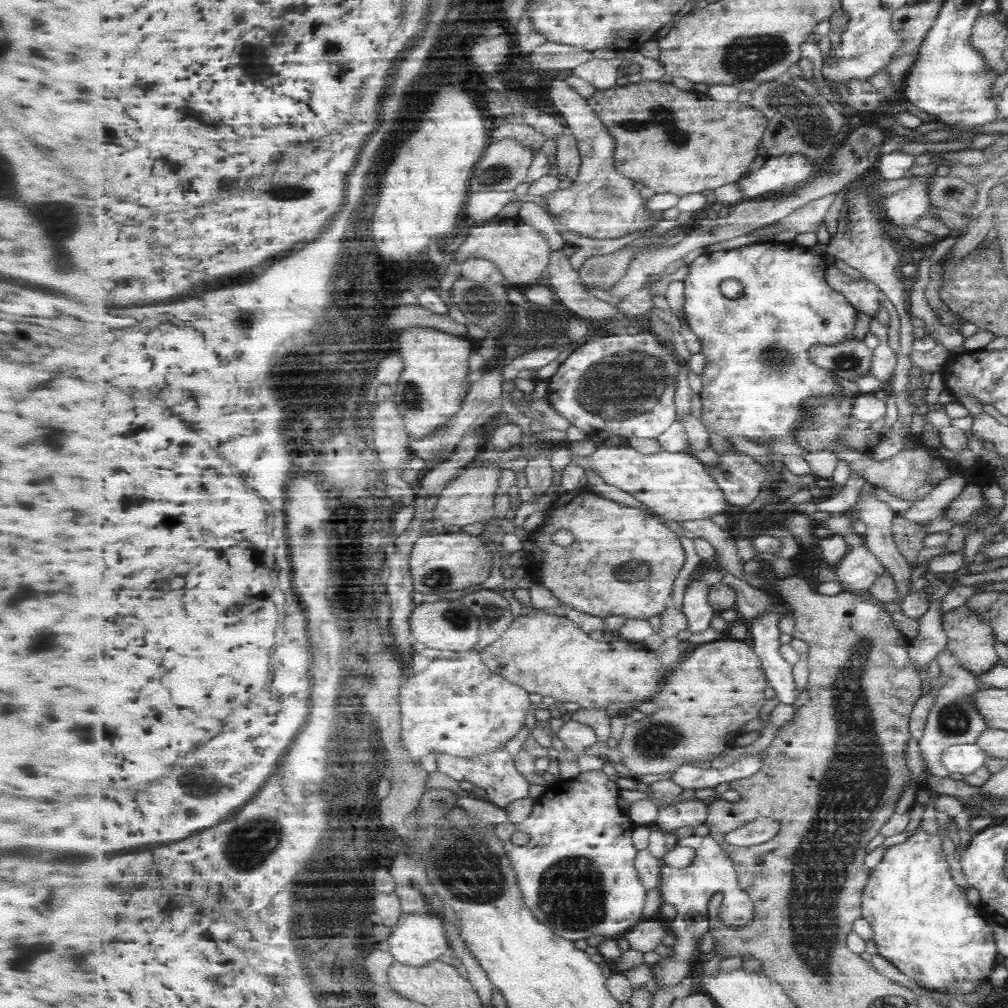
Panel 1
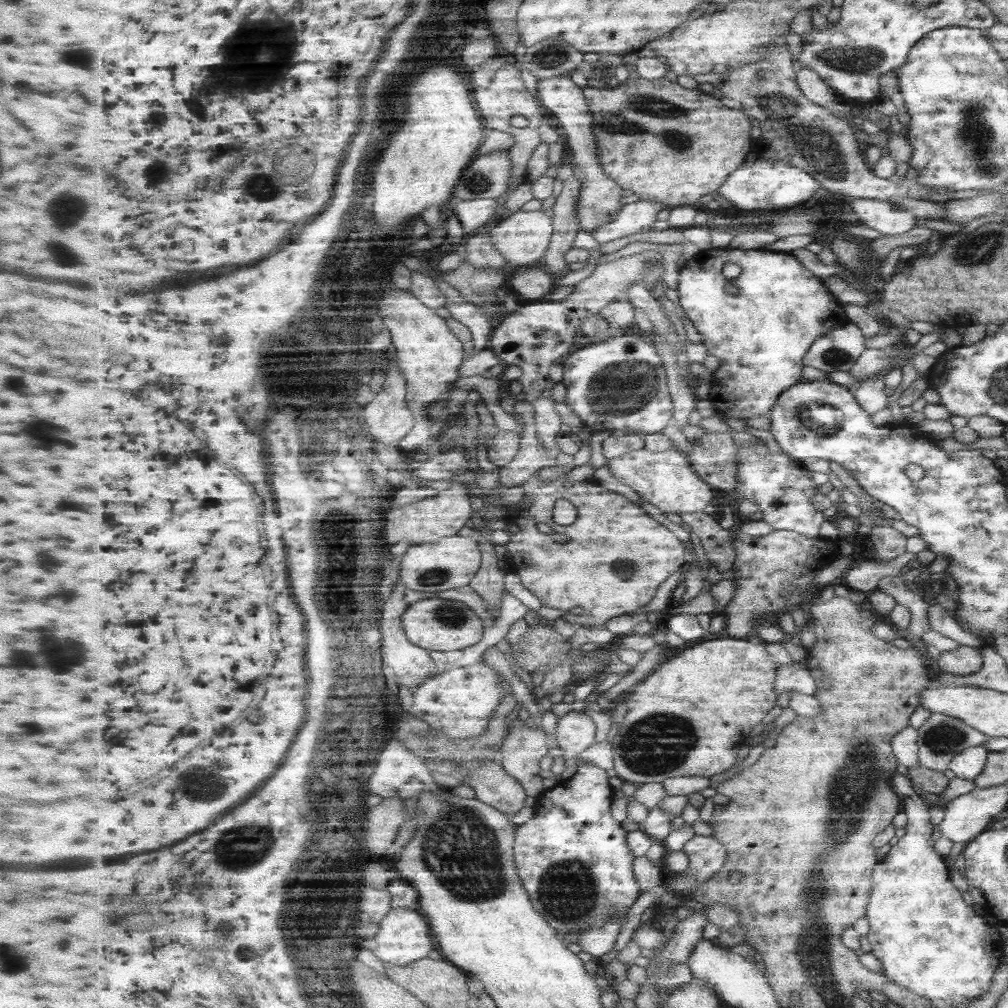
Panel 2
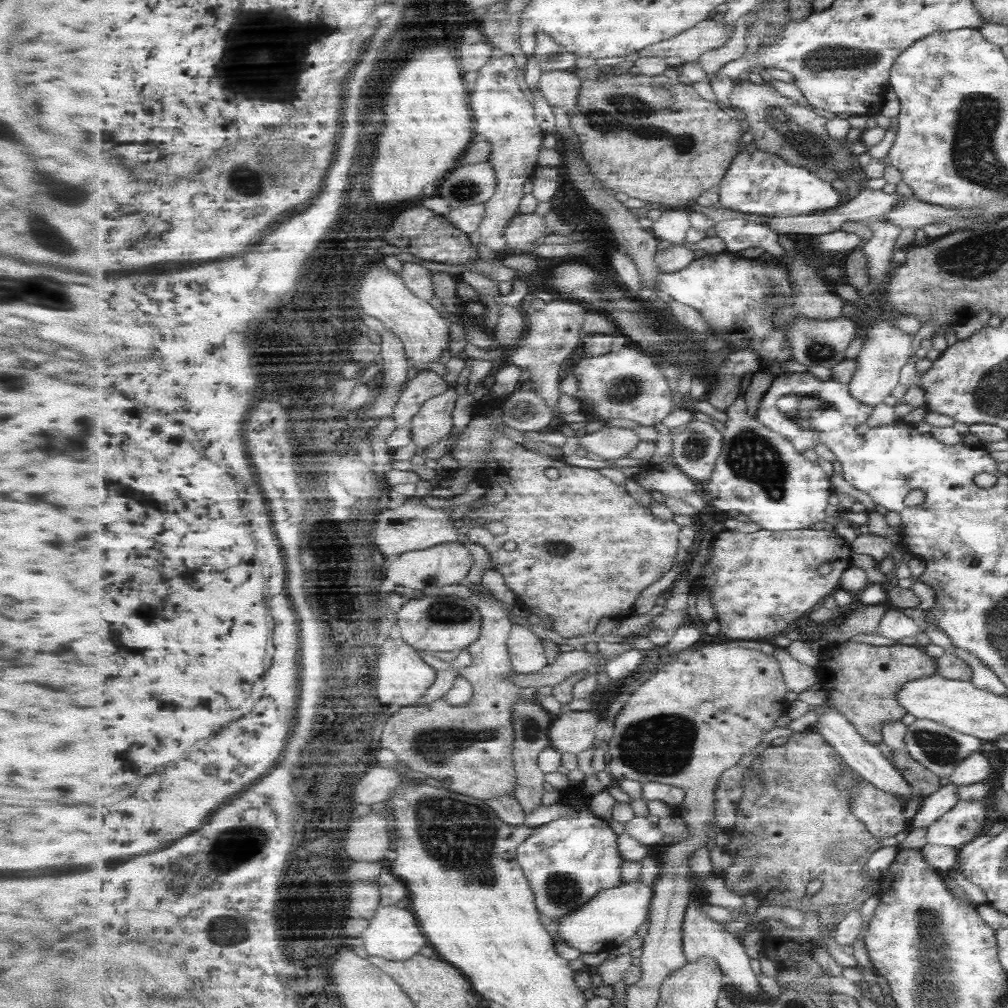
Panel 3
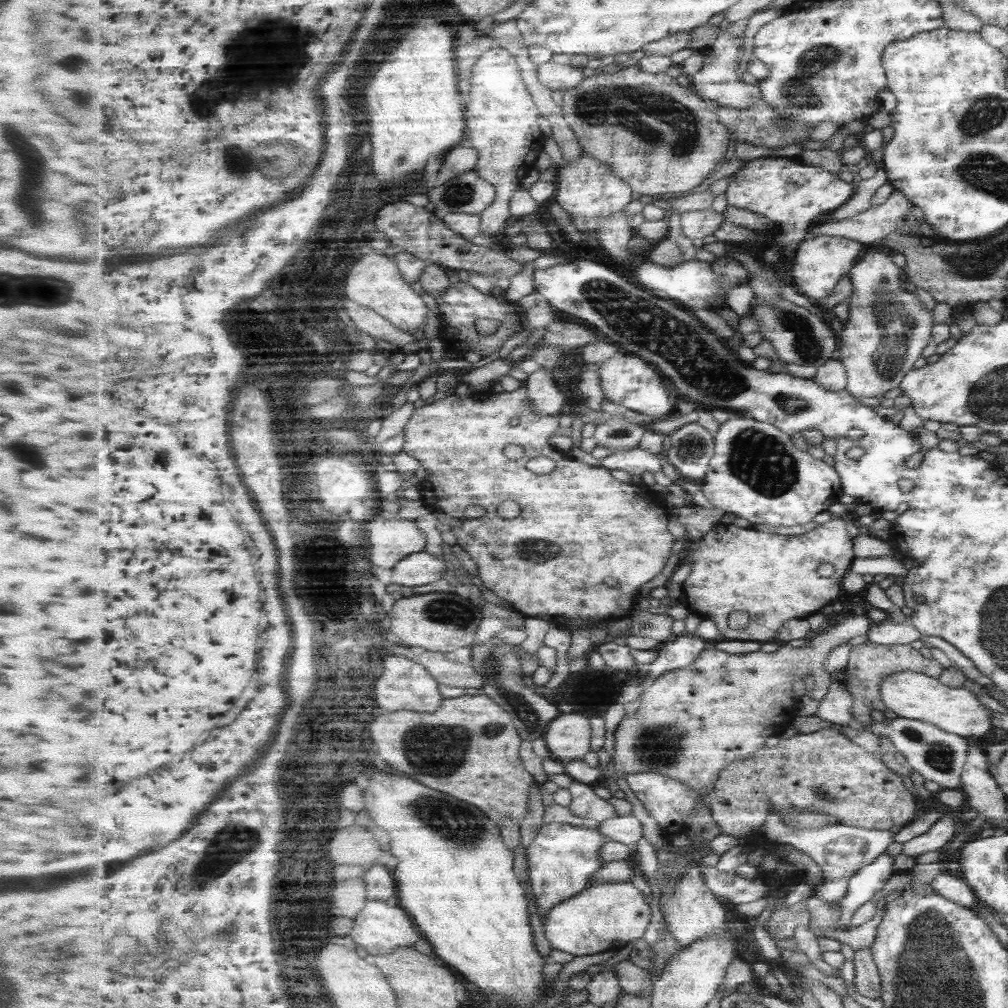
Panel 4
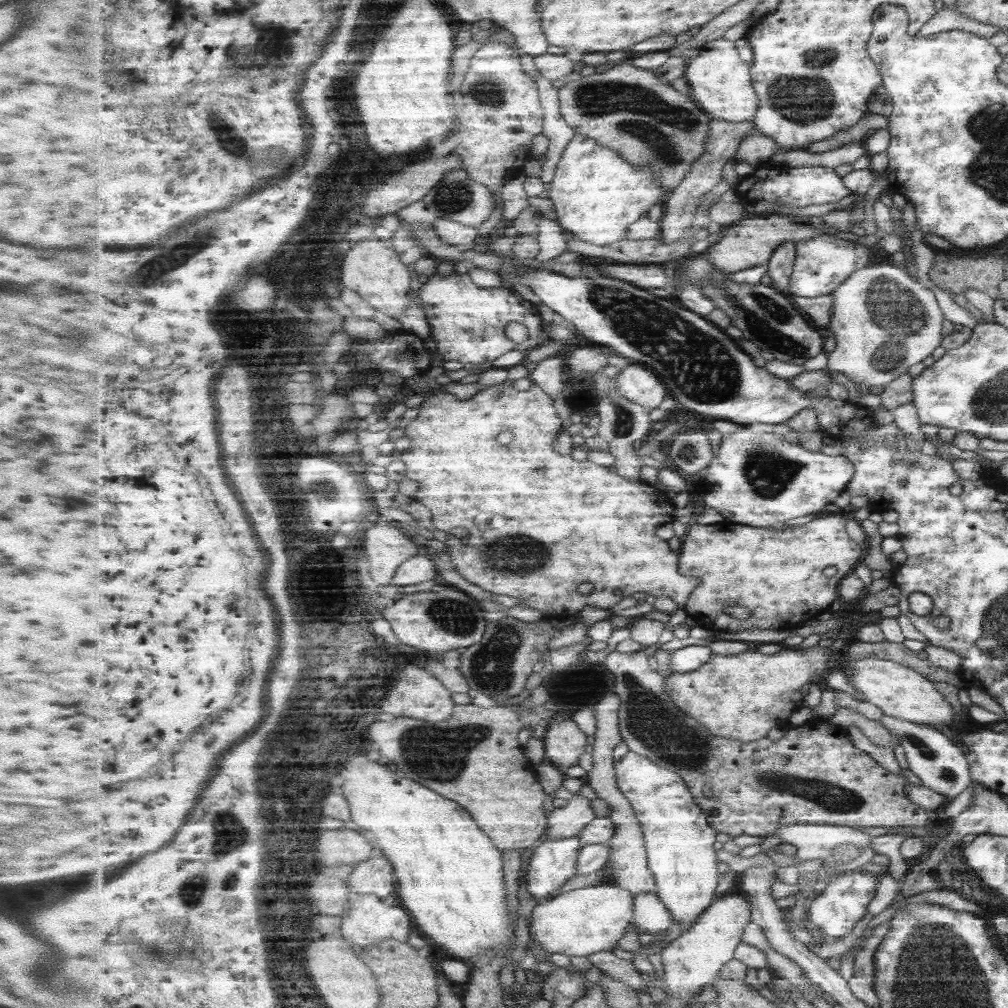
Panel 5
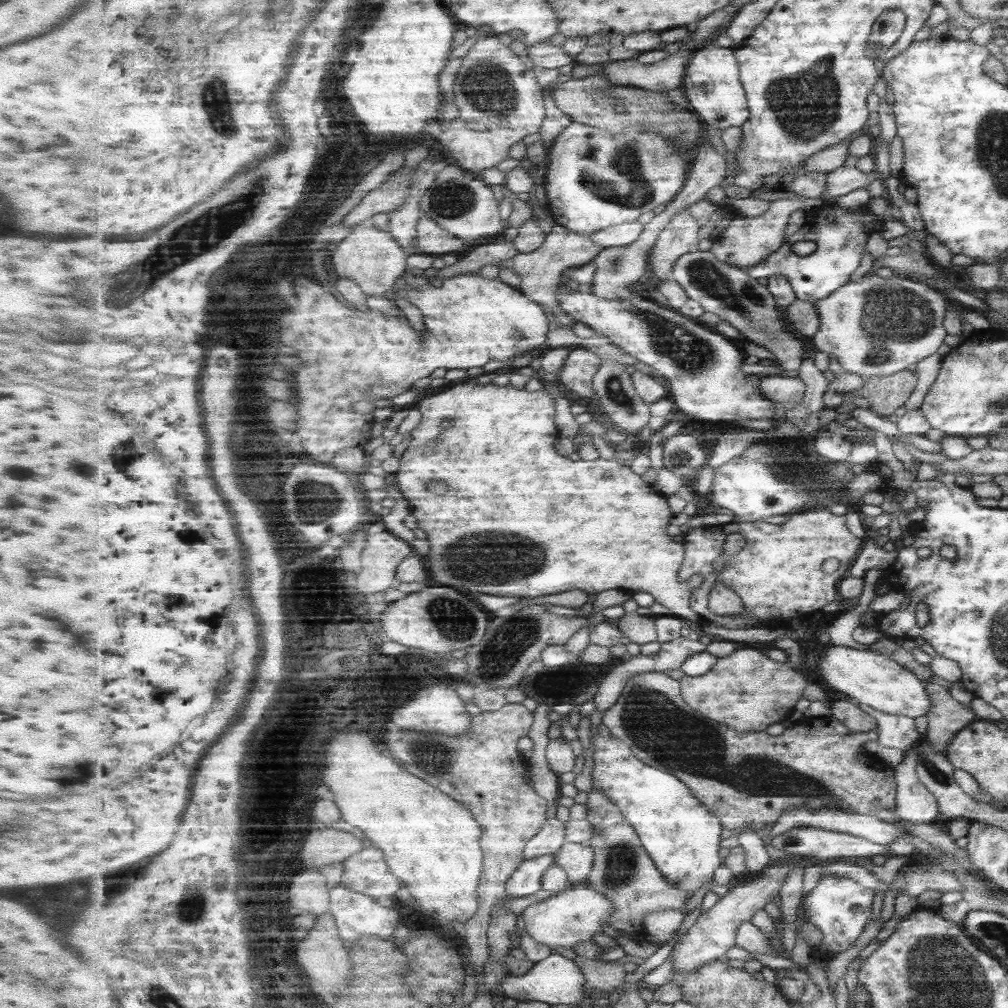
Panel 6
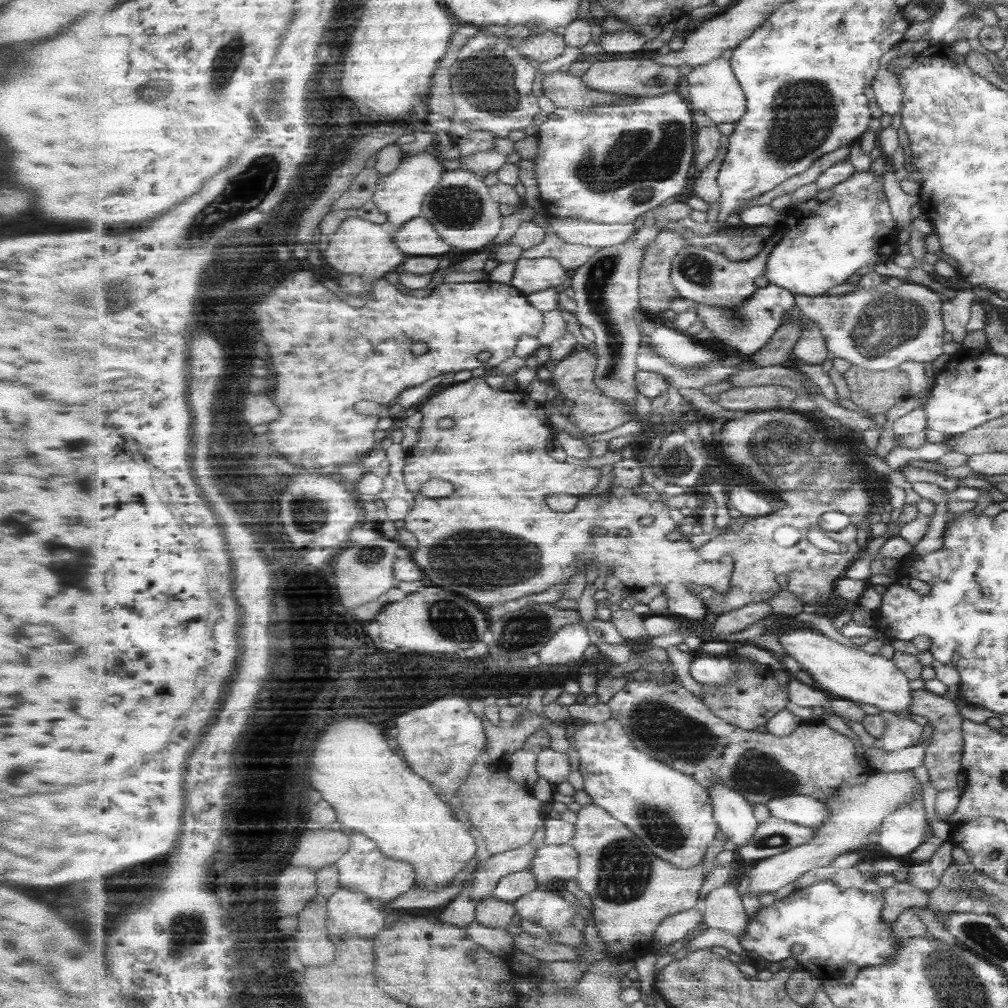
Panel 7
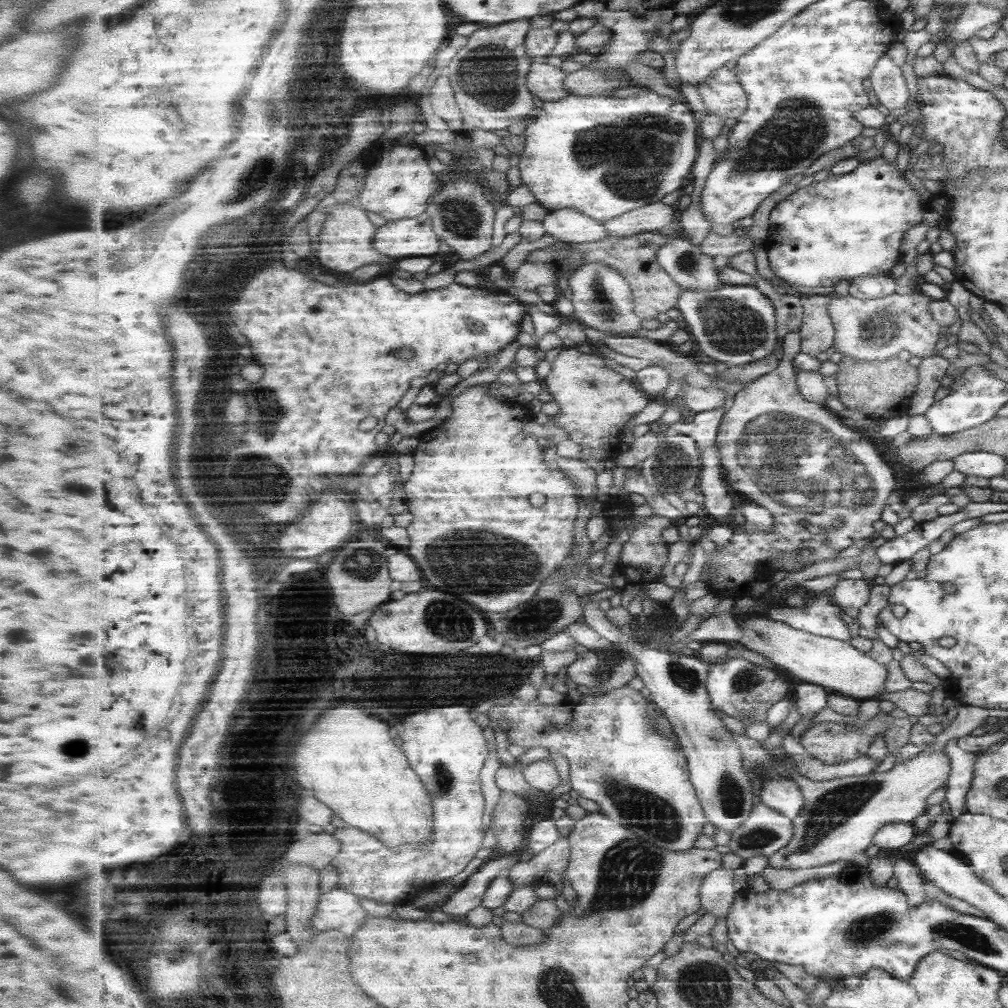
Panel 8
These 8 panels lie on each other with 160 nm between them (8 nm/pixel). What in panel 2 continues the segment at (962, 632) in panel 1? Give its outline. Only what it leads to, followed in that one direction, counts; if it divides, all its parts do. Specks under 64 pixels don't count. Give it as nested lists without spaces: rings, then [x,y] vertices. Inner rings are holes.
[[[959,645],[956,649],[942,652],[933,667],[949,674],[974,675],[983,668],[982,649],[983,646],[978,648]]]

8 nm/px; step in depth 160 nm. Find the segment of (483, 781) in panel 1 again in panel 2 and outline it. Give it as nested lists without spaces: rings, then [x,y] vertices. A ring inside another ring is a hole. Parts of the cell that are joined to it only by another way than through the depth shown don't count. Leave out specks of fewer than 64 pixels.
[[[487,759],[479,770],[467,775],[462,782],[473,788],[475,798],[513,816],[526,806],[528,794],[499,763],[496,759]]]

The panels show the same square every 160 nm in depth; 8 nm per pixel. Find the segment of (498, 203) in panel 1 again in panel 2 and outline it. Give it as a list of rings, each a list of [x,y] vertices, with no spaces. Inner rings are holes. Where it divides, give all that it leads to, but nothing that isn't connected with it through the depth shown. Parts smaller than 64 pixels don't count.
[[[480,198],[458,202],[455,212],[464,228],[465,236],[490,223],[498,212],[498,200]]]

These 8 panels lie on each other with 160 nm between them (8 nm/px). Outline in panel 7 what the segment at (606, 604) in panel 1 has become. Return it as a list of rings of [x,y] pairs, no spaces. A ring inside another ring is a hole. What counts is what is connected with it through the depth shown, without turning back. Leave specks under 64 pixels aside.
[[[485,376],[451,384],[438,395],[423,401],[419,410],[424,416],[418,428],[419,440],[417,446],[409,449],[404,470],[407,489],[419,492],[429,478],[441,478],[455,484],[455,494],[451,498],[437,500],[417,494],[415,508],[407,516],[404,526],[418,538],[418,542],[421,540],[421,550],[415,550],[415,556],[411,556],[415,563],[425,570],[433,585],[461,594],[480,606],[496,606],[509,600],[521,602],[528,595],[545,592],[554,584],[571,580],[578,572],[584,572],[586,562],[595,562],[598,576],[604,580],[615,576],[629,589],[663,586],[662,594],[667,598],[669,615],[692,620],[705,619],[707,607],[702,597],[691,591],[691,585],[698,587],[707,584],[719,594],[727,594],[735,566],[731,556],[706,562],[687,539],[669,540],[669,534],[678,530],[679,526],[671,518],[672,508],[660,499],[653,502],[643,500],[635,490],[613,485],[589,498],[587,494],[599,486],[601,468],[572,465],[566,460],[558,462],[547,454],[549,442],[557,440],[557,436],[543,405],[544,401],[535,400],[529,392],[520,389],[513,392],[495,390],[485,382]],[[441,418],[453,419],[455,428],[451,432],[443,432],[439,428]],[[559,492],[581,498],[573,512],[563,514],[549,508],[545,502],[547,496]],[[593,530],[601,530],[601,534],[593,536]],[[619,530],[629,530],[628,536],[619,536]]]

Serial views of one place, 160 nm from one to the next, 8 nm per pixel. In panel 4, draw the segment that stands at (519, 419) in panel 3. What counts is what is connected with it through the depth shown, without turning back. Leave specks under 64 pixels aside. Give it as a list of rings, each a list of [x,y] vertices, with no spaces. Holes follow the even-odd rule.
[[[539,368],[525,380],[530,404],[539,416],[555,416],[567,411],[570,403],[566,393],[555,384],[555,379],[546,368]]]

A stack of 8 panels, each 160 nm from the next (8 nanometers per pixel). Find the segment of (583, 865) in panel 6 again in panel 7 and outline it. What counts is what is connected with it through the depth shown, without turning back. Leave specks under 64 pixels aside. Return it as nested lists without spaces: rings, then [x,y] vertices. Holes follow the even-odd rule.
[[[571,843],[561,845],[543,845],[538,848],[531,869],[541,886],[550,878],[573,880],[580,871],[579,853]]]

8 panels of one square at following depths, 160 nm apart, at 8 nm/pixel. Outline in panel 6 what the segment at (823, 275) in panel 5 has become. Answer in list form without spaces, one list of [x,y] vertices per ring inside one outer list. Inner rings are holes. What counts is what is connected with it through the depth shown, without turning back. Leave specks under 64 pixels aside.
[[[826,204],[817,207],[815,211],[808,213],[805,226],[790,236],[777,252],[748,269],[749,276],[753,279],[767,278],[769,280],[771,275],[783,275],[789,279],[789,284],[793,286],[799,300],[816,303],[818,300],[828,298],[832,293],[839,291],[839,288],[846,287],[851,282],[853,272],[861,264],[861,258],[863,258],[863,252],[867,246],[865,241],[867,234],[883,230],[883,220],[882,224],[878,224],[878,226],[866,226],[862,222],[867,208],[868,206],[840,209]],[[801,240],[812,240],[817,244],[816,250],[804,256],[795,254],[791,248],[793,248],[793,244],[797,244]]]

